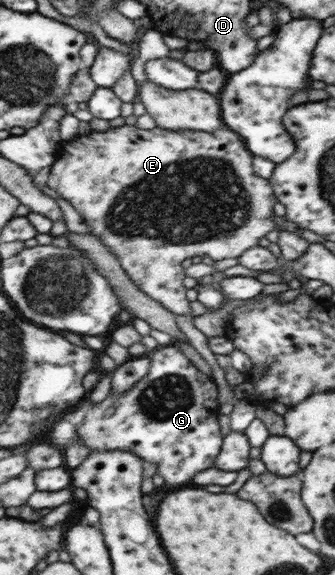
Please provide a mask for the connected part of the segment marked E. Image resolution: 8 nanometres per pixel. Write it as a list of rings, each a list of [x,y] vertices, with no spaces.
[[[124,124],[119,127],[110,127],[103,132],[93,131],[87,135],[80,135],[72,141],[64,141],[61,147],[61,156],[50,169],[47,185],[80,213],[84,222],[91,228],[93,235],[111,247],[111,254],[119,261],[120,267],[130,278],[130,281],[141,292],[162,304],[174,315],[189,314],[189,304],[187,304],[185,290],[181,284],[181,278],[183,278],[181,262],[185,258],[209,256],[213,261],[223,260],[223,258],[237,258],[242,255],[243,251],[257,246],[257,238],[263,238],[269,230],[275,228],[275,224],[269,224],[271,222],[271,208],[273,208],[276,198],[273,196],[274,192],[271,192],[270,181],[263,177],[259,178],[258,174],[251,172],[251,154],[245,150],[242,137],[226,128],[213,132],[174,131],[157,126],[150,130],[143,130],[135,127],[135,125]]]

